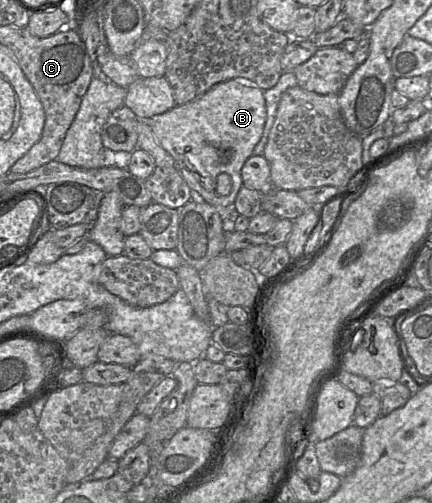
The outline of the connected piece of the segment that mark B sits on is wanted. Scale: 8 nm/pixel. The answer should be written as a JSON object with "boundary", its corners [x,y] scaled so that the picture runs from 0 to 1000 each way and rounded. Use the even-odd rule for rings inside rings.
{"boundary":[[[530,159],[495,169],[438,205],[407,209],[338,241],[370,290],[403,314],[407,334],[449,388],[461,388],[477,404],[505,416],[523,417],[542,414],[549,386],[563,370],[560,332],[586,308],[606,272],[616,231],[609,179],[569,161]],[[465,328],[475,334],[470,352],[451,334]],[[509,344],[525,344],[537,356],[537,378],[525,390],[509,390],[498,380]],[[475,354],[488,354],[488,360]]]}

